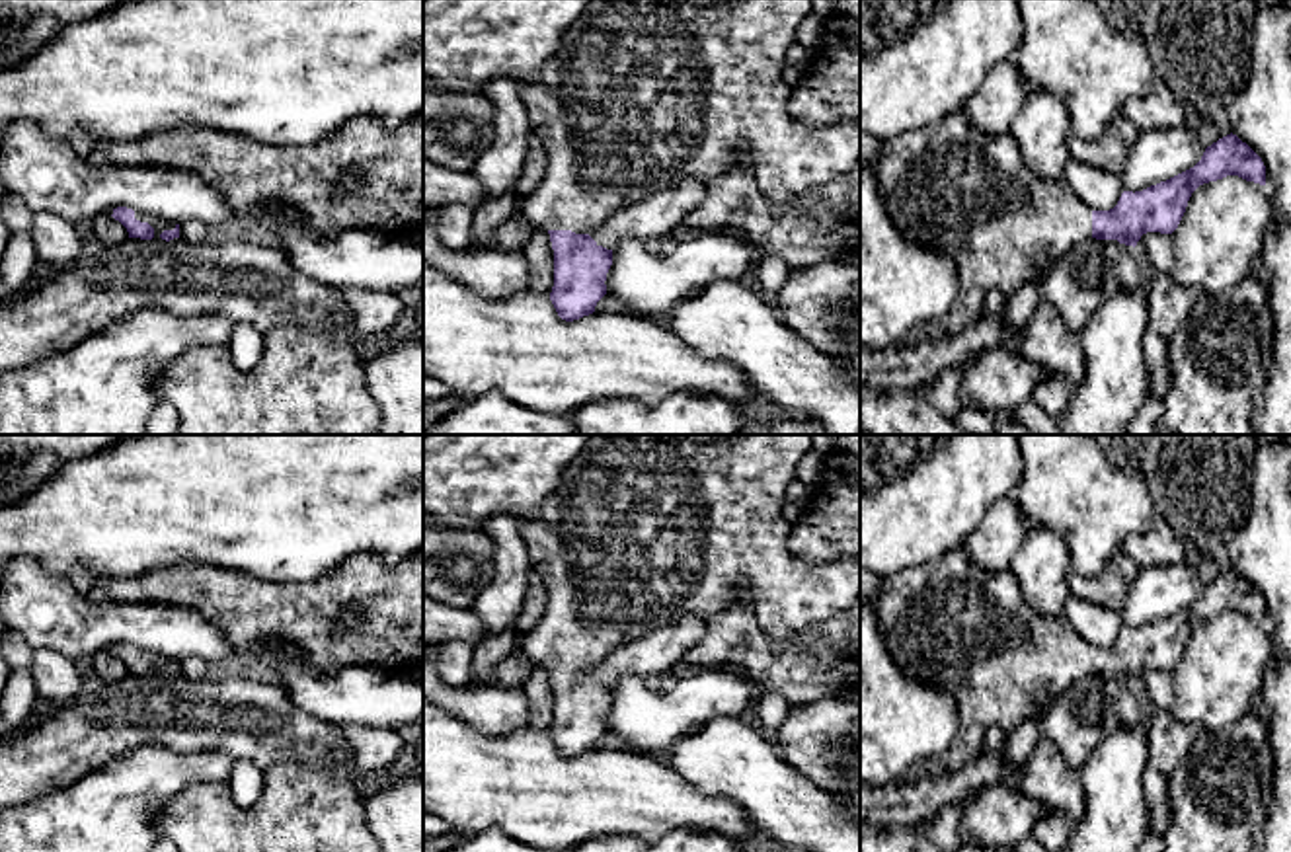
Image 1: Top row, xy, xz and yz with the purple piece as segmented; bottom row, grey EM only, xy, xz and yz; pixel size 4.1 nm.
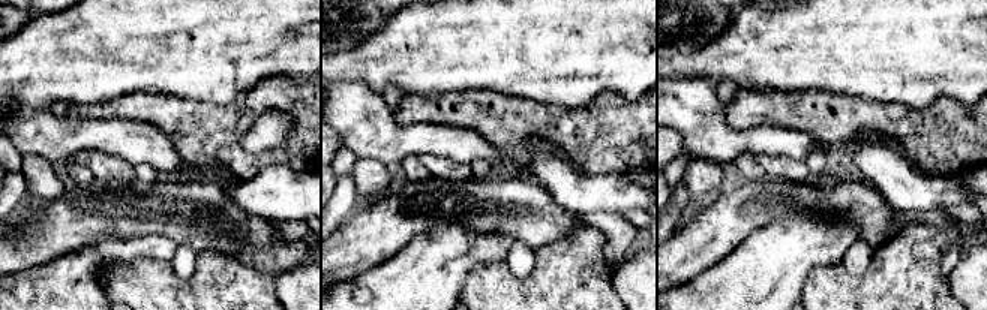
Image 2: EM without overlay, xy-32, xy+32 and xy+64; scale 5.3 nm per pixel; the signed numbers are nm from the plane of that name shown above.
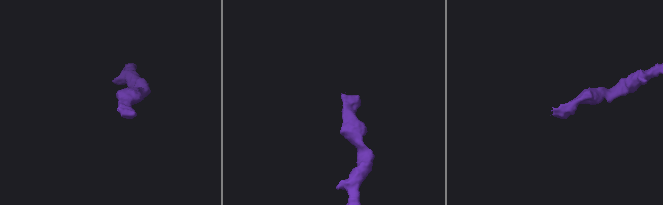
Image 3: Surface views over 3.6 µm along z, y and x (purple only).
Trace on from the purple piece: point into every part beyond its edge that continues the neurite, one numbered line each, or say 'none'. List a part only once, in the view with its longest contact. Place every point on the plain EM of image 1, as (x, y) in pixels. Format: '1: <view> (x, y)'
1: xz (644, 529)

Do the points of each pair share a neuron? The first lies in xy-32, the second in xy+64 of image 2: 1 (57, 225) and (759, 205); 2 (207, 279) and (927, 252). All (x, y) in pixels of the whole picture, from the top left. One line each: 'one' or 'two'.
1: one
2: one

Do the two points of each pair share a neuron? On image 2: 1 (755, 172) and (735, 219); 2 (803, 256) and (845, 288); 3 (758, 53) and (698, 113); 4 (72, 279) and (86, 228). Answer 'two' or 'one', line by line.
1: two
2: two
3: two
4: two

